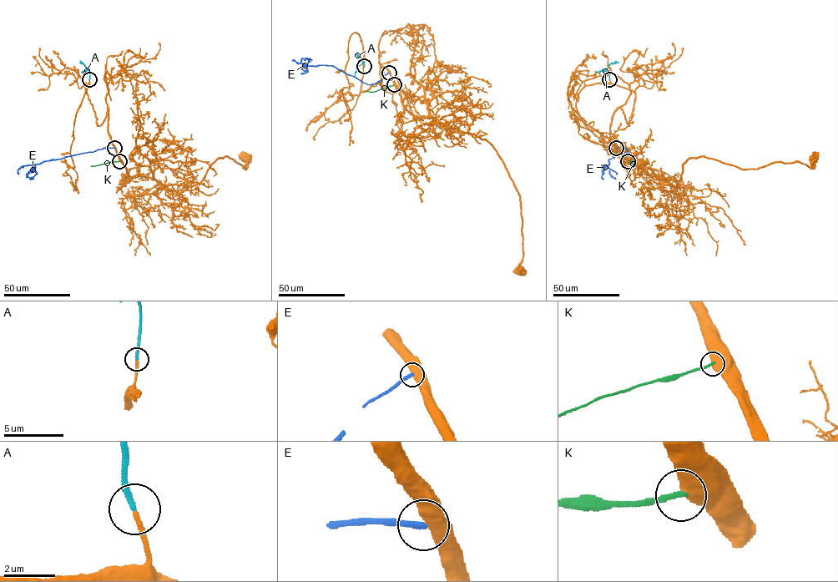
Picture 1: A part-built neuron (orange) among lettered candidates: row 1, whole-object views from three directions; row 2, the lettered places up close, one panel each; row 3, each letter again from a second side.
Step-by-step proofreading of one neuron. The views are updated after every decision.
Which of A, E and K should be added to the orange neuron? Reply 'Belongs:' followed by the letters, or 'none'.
Belongs: A

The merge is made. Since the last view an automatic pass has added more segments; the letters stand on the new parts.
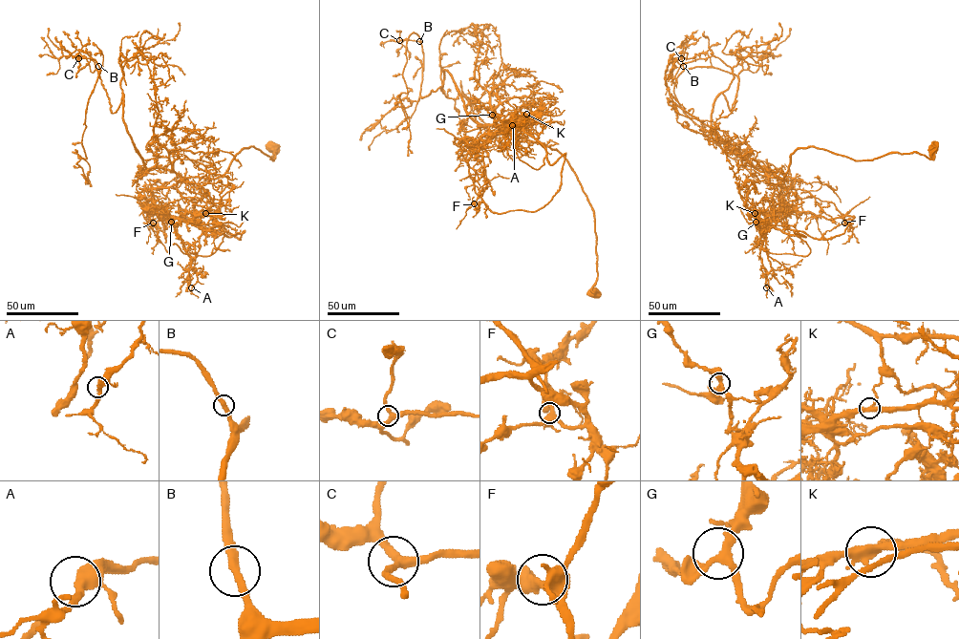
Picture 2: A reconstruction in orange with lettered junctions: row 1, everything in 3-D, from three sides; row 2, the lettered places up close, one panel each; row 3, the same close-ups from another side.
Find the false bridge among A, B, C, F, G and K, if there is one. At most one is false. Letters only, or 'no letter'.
K

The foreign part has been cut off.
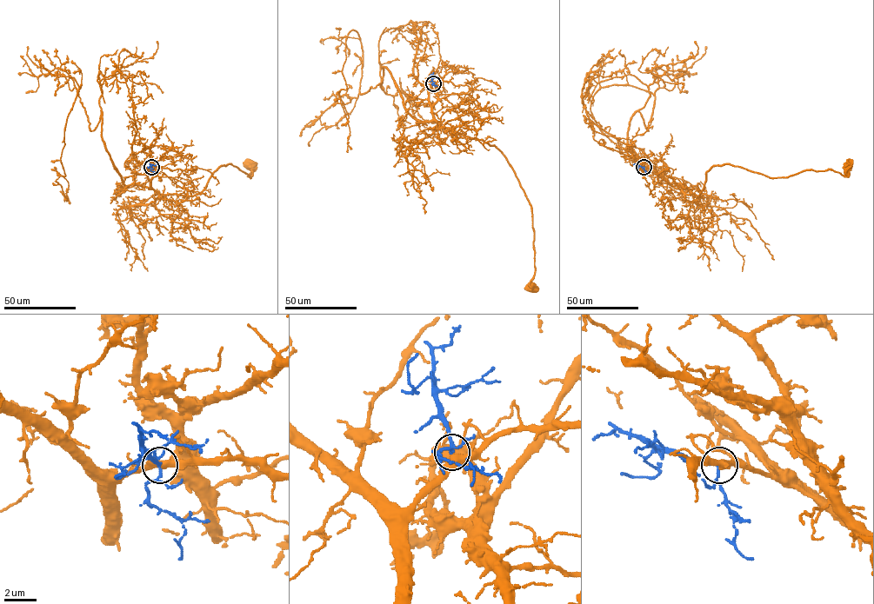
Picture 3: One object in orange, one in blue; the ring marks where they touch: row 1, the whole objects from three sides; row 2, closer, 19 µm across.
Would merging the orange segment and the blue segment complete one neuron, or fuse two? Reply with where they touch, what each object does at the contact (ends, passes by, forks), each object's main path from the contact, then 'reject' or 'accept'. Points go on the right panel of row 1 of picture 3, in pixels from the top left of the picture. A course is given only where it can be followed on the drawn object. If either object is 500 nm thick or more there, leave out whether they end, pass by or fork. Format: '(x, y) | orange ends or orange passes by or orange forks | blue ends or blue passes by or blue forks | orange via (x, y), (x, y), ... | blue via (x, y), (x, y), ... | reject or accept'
(643, 167) | orange passes by | blue forks | orange via (644, 167), (698, 195), (705, 174), (717, 165), (788, 177), (828, 169), (846, 176), (849, 164) | blue via (643, 167), (633, 165) | accept

